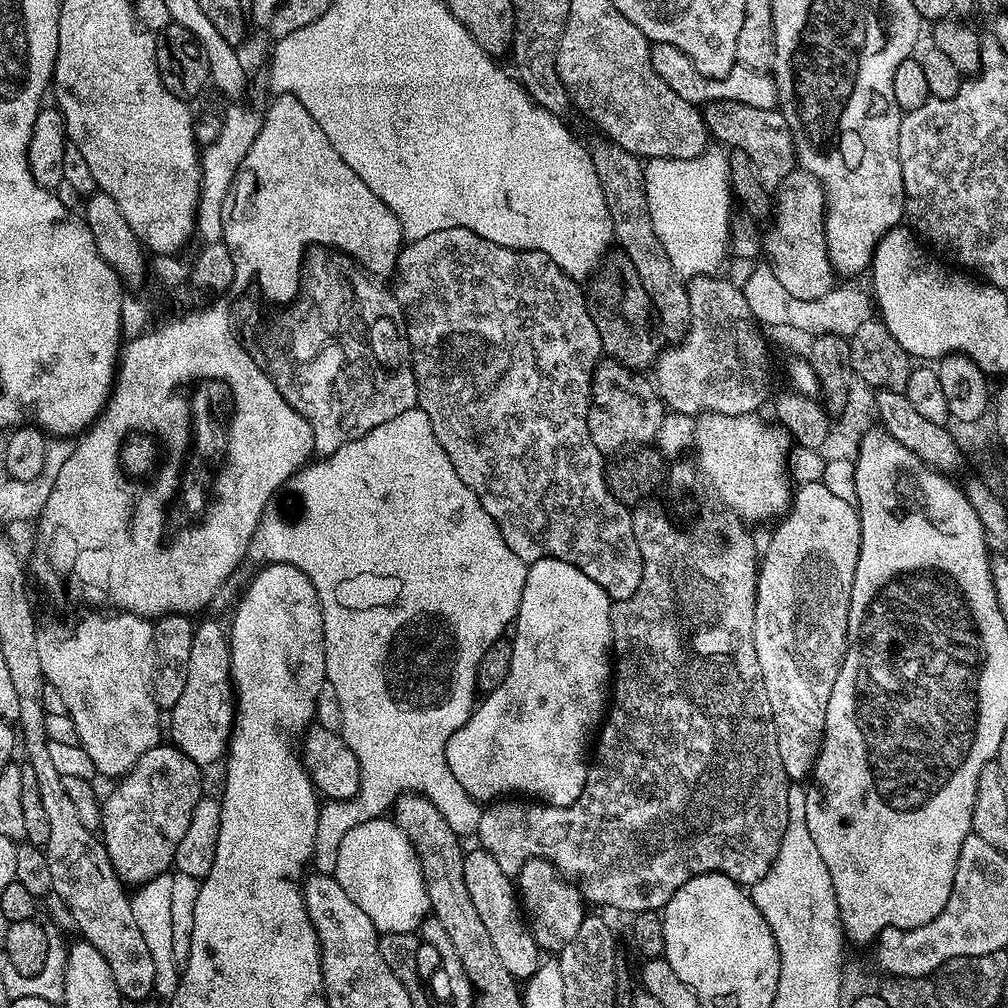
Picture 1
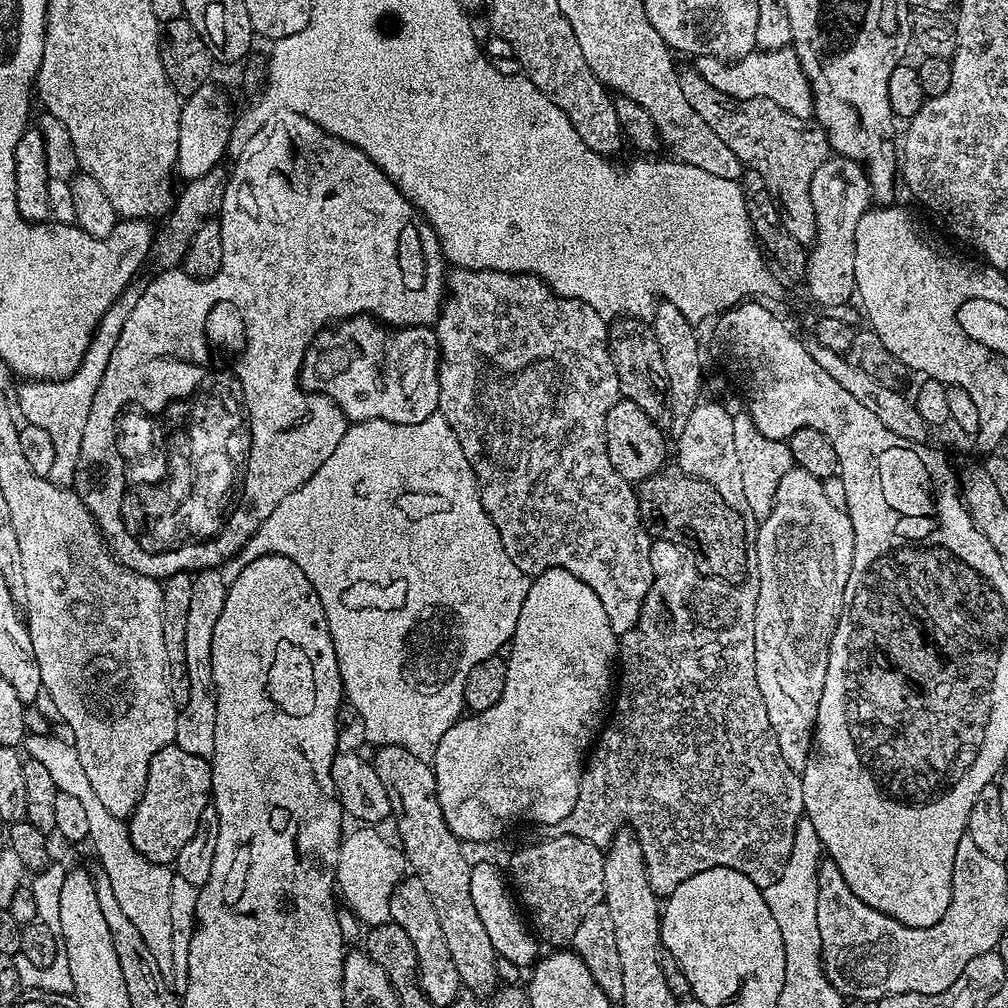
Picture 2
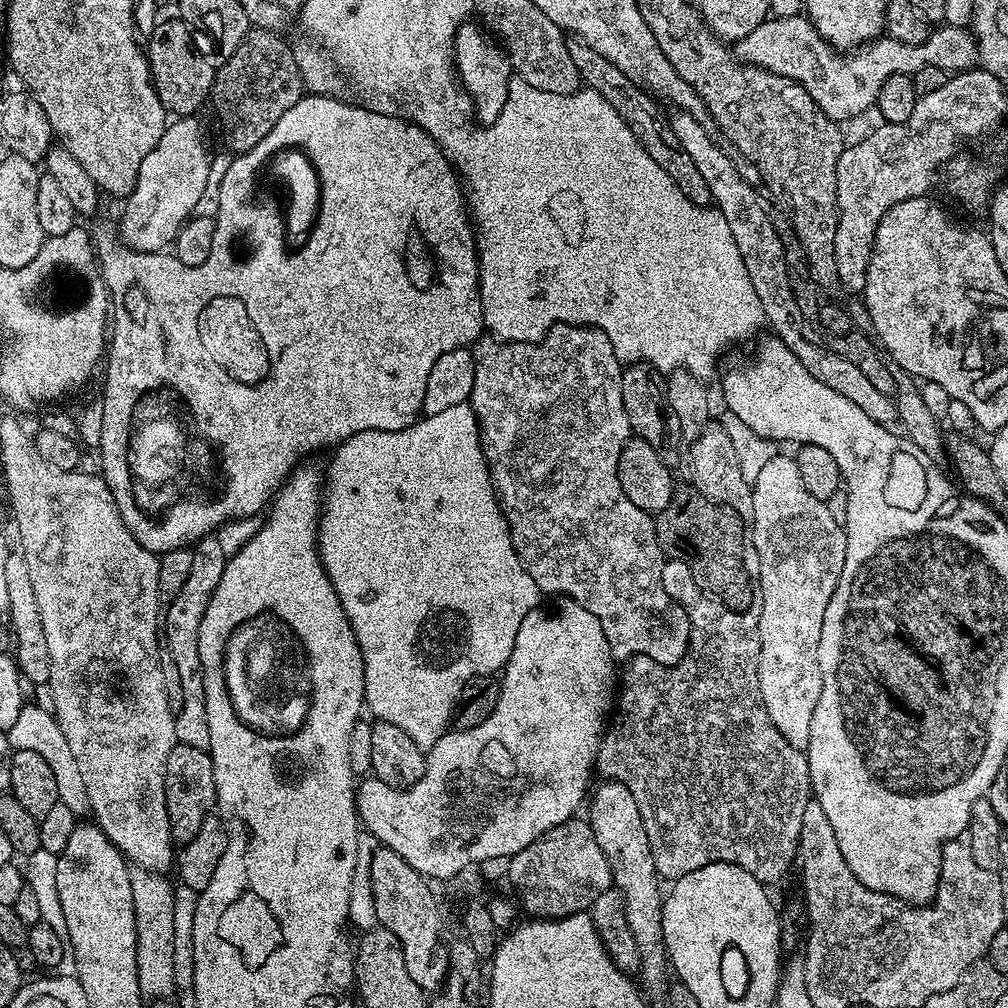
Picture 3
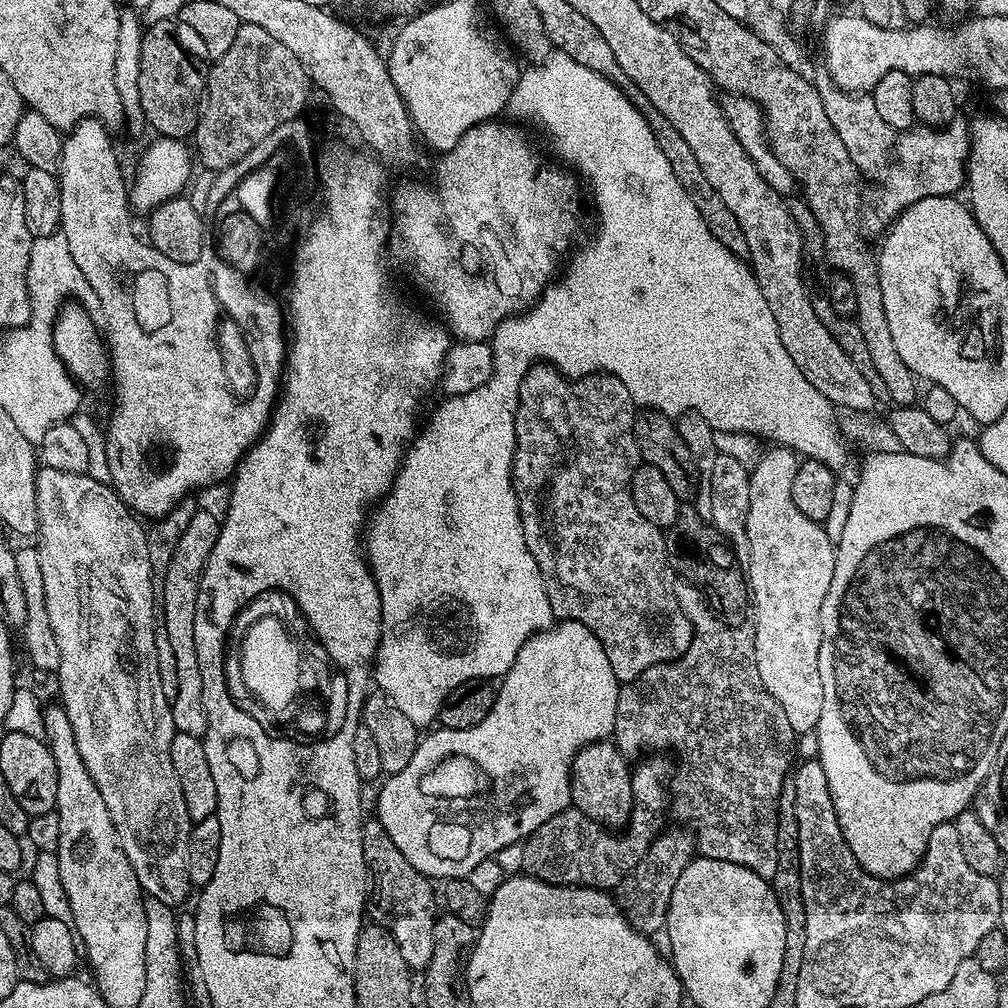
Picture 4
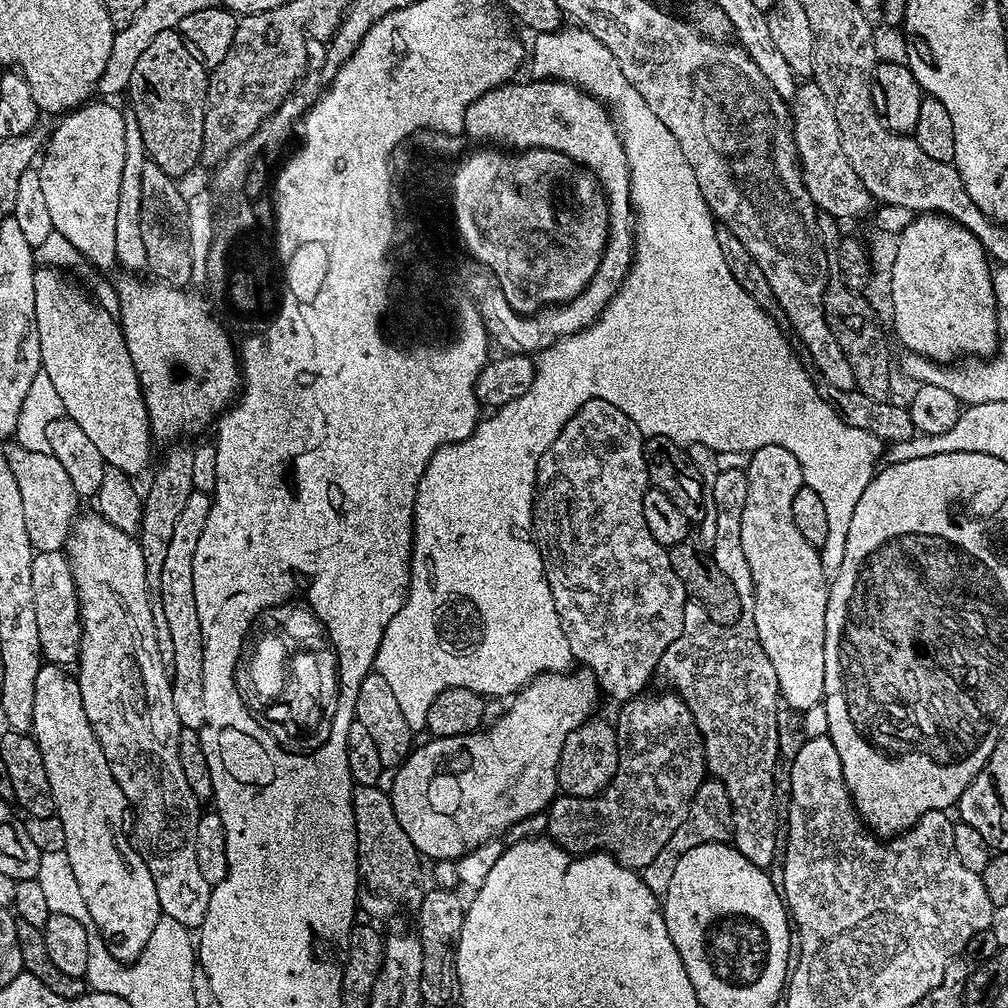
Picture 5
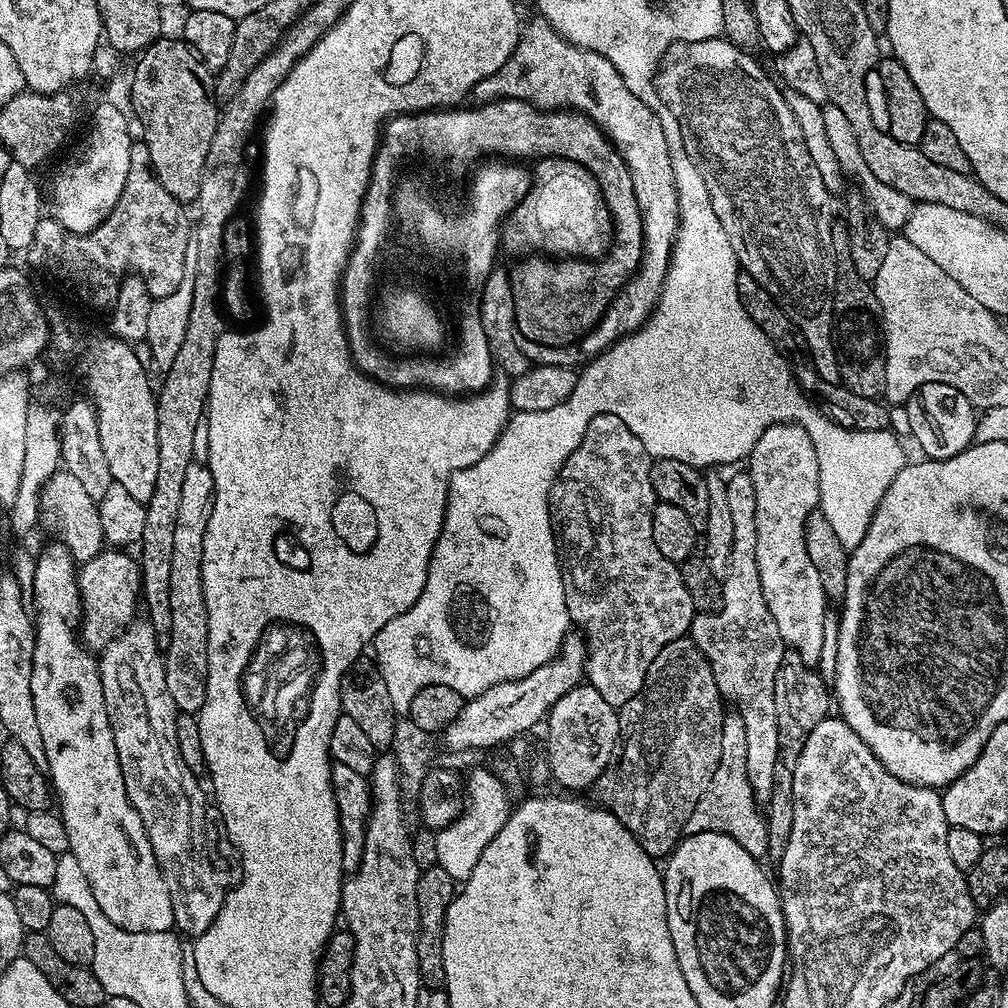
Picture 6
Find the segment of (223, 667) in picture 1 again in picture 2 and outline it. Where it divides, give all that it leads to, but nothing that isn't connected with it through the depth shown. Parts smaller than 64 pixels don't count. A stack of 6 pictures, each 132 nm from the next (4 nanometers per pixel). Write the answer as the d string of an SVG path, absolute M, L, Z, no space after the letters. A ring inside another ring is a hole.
M206 568L202 572L197 572L192 577L194 582L194 590L190 597L190 614L186 614L186 670L188 671L188 697L186 702L179 705L176 713L176 738L175 743L182 749L186 750L186 754L198 754L205 758L210 758L214 754L214 722L216 721L216 694L212 686L212 643L214 642L214 622L218 622L218 614L222 614L222 606L224 599L228 593L228 585L222 582L222 574L215 568Z

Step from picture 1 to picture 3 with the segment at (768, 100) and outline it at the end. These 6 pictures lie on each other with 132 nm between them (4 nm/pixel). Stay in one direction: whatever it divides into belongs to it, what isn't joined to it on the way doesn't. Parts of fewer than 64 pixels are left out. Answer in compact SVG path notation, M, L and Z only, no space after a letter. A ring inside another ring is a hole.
M807 15L778 16L763 20L746 38L735 41L734 55L741 64L765 68L782 78L796 80L814 98L816 105L831 120L845 122L871 109L890 74L906 74L926 66L938 66L949 74L967 70L977 63L976 38L967 27L937 27L924 44L907 44L891 38L877 38L855 50L834 50L818 34Z

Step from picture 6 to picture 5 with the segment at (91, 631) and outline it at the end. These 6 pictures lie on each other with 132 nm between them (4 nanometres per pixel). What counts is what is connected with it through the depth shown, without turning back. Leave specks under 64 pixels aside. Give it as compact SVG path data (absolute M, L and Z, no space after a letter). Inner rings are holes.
M63 551L36 552L30 566L34 586L34 610L38 617L38 642L41 657L49 664L75 665L80 650L80 604L76 600L74 578Z

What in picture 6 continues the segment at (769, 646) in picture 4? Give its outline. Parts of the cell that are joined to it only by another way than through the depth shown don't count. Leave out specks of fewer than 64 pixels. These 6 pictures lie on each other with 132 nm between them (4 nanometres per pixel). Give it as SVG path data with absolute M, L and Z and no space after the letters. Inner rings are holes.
M775 424L770 426L754 442L754 450L746 457L746 471L754 482L754 518L758 534L758 578L762 582L762 594L766 598L766 606L770 606L770 614L774 614L774 622L778 626L778 634L785 645L802 658L809 666L816 666L820 655L824 652L824 615L828 612L830 601L822 590L822 582L818 579L818 570L814 570L814 562L810 562L810 554L806 554L806 518L817 511L820 503L820 471L818 470L818 454L814 454L814 442L810 442L810 434L797 424Z

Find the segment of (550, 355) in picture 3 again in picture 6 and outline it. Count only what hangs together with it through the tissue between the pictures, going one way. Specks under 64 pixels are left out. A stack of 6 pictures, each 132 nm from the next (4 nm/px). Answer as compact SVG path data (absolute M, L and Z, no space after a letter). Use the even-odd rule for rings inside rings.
M609 412L598 414L586 426L582 442L568 455L548 491L548 513L556 535L568 619L581 628L577 629L588 647L588 661L584 663L586 680L614 706L623 706L642 690L650 662L658 658L658 650L687 637L694 615L690 590L679 567L654 546L652 511L658 501L650 482L652 461L646 446L642 446L622 418Z

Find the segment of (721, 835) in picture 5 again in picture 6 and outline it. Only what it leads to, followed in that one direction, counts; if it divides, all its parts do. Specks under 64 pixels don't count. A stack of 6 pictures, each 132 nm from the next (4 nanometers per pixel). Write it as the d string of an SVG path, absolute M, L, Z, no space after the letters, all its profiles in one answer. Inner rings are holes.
M735 714L725 715L722 722L722 758L718 758L718 770L710 778L710 786L698 798L694 814L686 818L684 836L693 836L703 832L726 834L746 850L755 860L763 861L769 855L767 850L768 821L761 805L750 786L746 768L746 722Z

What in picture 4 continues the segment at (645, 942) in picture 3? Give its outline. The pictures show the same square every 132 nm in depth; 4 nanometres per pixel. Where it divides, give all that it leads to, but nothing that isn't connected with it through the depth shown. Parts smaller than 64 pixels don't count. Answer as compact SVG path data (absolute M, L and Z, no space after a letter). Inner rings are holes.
M611 739L585 744L572 763L570 790L571 807L609 830L623 829L632 816L632 768L629 757L621 754Z

